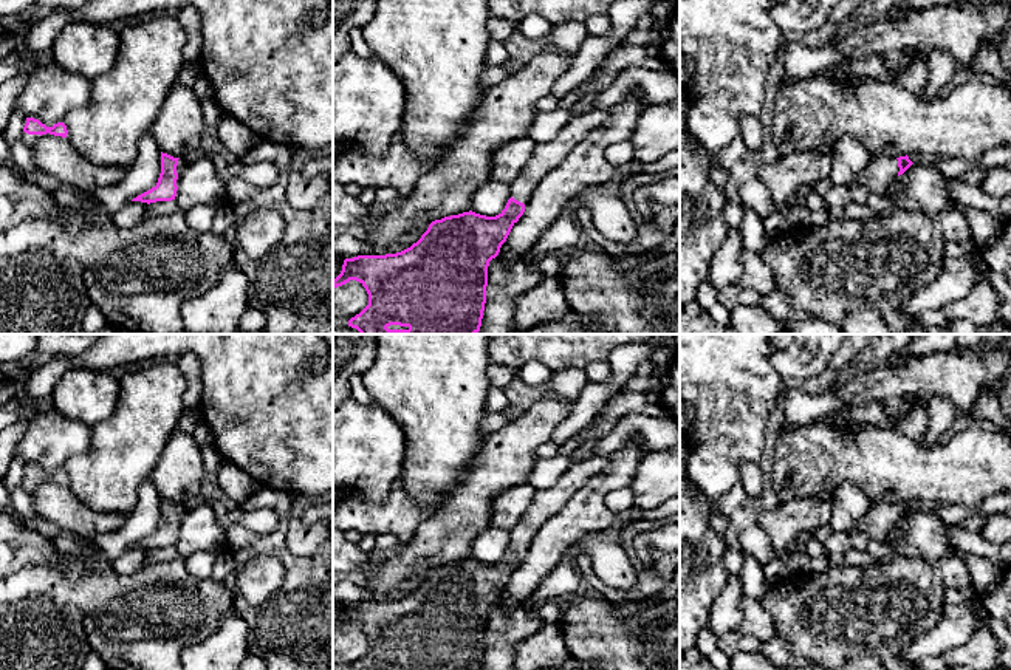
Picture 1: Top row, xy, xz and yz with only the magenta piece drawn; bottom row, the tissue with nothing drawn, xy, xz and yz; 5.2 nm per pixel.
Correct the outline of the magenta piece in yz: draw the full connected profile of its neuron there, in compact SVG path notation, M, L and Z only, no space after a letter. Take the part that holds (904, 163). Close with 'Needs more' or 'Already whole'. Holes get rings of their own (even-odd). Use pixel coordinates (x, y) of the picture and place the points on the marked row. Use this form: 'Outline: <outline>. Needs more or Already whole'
Outline: M870 156L867 167L855 178L856 186L865 186L879 197L887 195L893 179L903 175L913 162L909 156Z. Needs more

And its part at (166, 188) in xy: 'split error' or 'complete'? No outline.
split error

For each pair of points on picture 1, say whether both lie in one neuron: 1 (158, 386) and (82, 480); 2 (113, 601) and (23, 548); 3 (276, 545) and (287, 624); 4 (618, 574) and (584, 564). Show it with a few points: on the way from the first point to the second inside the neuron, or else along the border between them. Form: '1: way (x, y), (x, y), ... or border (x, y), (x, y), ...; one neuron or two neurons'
1: way (149, 409), (146, 417), (106, 457); one neuron
2: border (81, 564), (76, 574), (50, 562), (16, 573); two neurons
3: way (293, 565), (293, 604); one neuron
4: border (573, 556), (586, 553), (592, 565); two neurons

